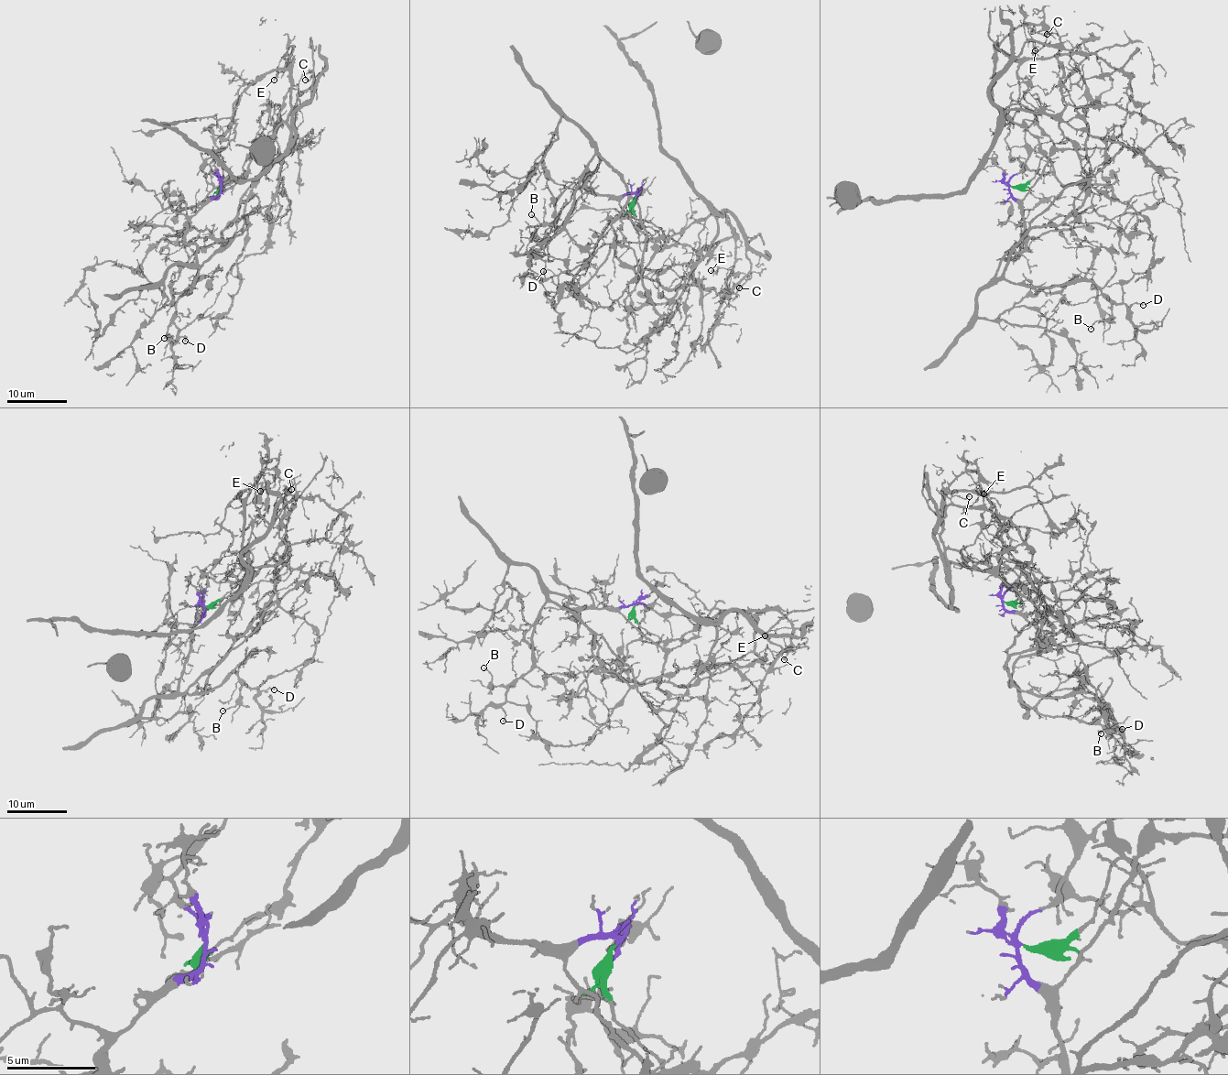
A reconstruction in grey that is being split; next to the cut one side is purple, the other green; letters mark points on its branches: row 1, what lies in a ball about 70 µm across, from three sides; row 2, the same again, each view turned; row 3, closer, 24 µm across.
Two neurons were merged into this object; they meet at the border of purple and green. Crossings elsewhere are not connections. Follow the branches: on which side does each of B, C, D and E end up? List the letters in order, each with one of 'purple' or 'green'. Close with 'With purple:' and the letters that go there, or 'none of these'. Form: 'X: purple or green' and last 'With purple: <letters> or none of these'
B: purple
C: green
D: purple
E: green
With purple: B, D

